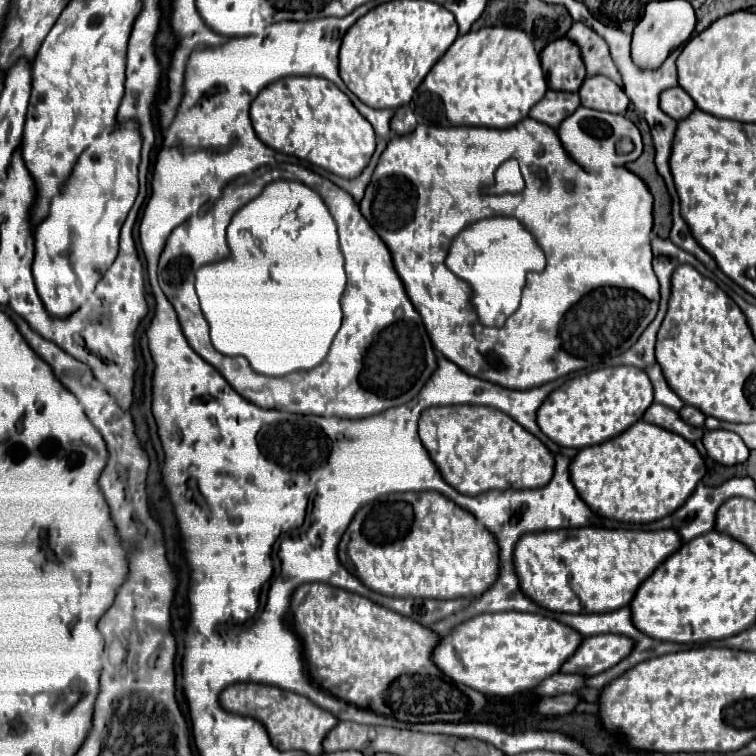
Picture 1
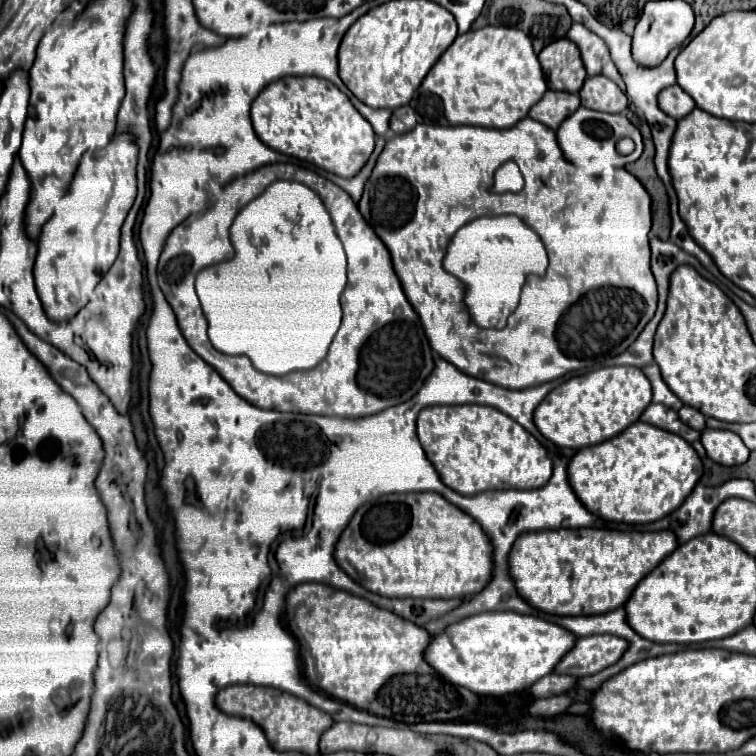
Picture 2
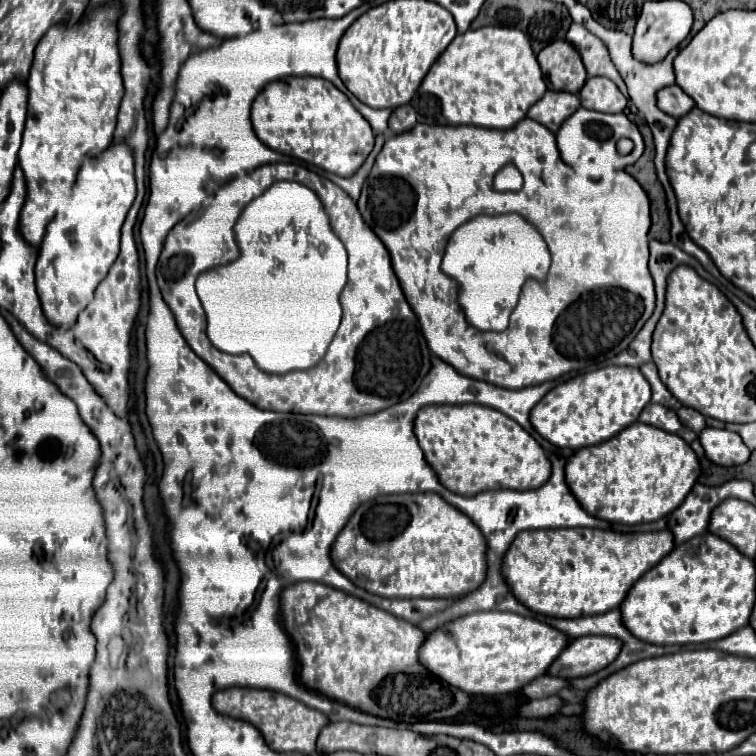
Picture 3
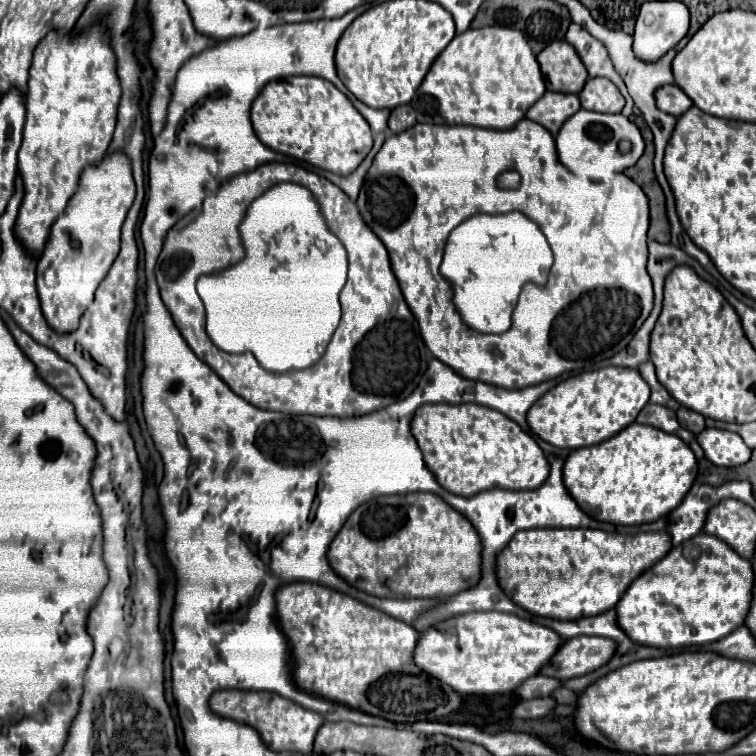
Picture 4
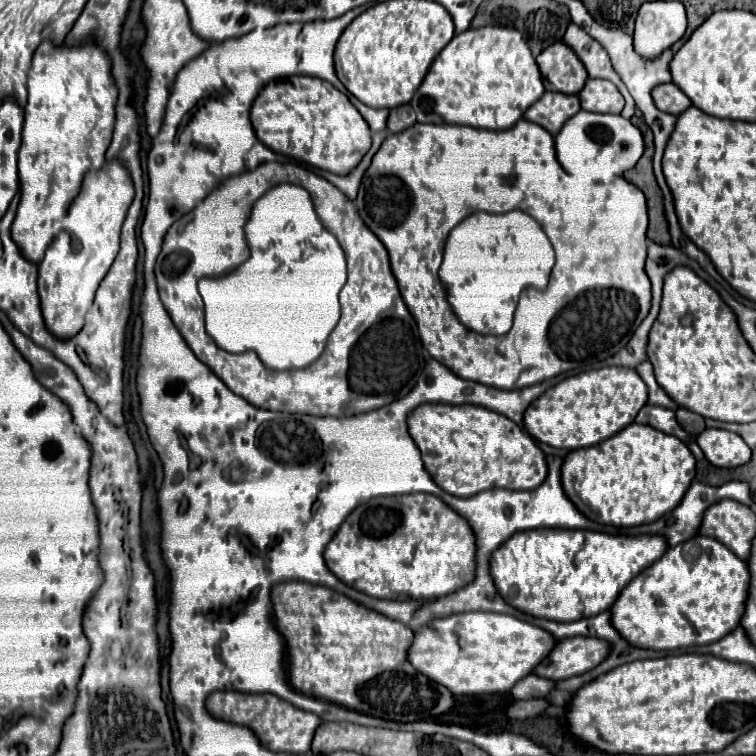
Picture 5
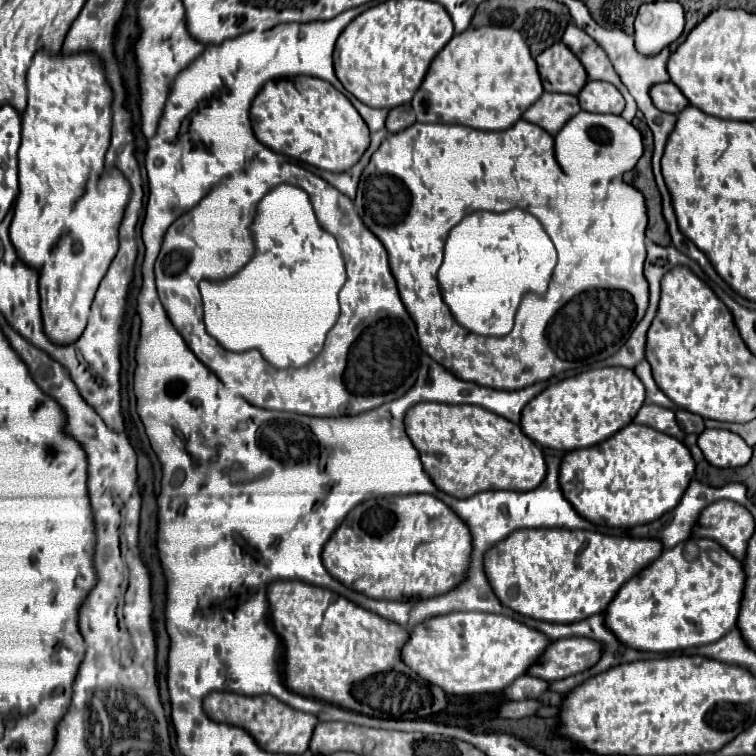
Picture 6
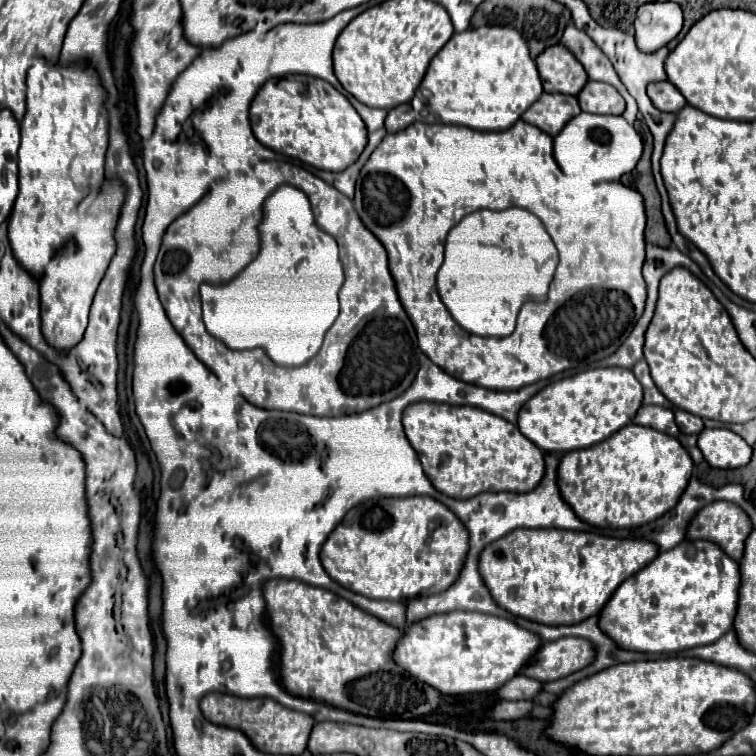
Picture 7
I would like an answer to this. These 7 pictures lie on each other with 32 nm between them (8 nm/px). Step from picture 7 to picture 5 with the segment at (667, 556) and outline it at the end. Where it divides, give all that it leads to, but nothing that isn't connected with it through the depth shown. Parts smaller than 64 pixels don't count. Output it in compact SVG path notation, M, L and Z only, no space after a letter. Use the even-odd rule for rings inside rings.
M694 536L684 544L668 548L660 560L642 570L636 578L632 578L624 586L616 602L610 606L612 614L610 622L616 628L616 632L630 646L636 648L676 650L676 648L712 644L722 636L726 636L728 632L732 632L732 628L740 626L740 618L748 596L748 580L750 574L744 560L734 556L728 548L724 548L724 544L720 544L714 538Z

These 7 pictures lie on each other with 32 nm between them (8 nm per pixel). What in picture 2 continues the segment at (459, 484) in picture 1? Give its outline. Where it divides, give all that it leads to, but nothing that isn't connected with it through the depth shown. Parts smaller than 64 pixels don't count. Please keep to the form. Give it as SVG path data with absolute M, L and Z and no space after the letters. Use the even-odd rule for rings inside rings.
M428 406L416 420L420 444L440 474L440 480L458 494L472 496L502 488L540 488L552 476L552 460L544 446L516 420L490 406Z

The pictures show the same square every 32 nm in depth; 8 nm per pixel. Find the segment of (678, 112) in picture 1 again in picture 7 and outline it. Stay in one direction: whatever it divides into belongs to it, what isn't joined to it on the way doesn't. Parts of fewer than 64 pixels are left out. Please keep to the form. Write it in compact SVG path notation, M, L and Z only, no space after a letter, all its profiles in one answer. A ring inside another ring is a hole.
M666 80L664 82L650 82L648 96L650 96L652 104L662 112L680 112L686 106L684 96L680 96L676 86Z

